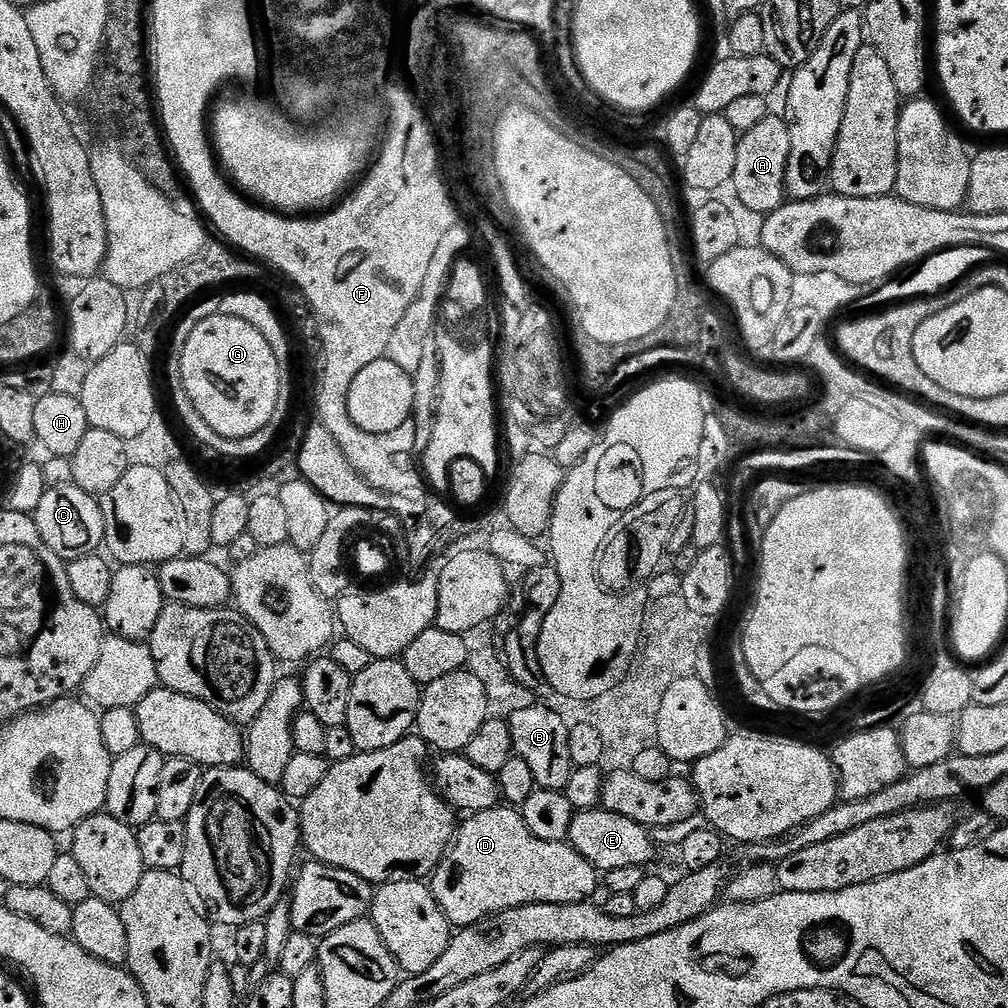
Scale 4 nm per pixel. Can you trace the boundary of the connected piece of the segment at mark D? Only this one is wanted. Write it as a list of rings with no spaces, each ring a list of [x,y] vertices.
[[[497,806],[473,812],[459,825],[452,847],[440,859],[440,865],[430,877],[430,887],[442,914],[446,914],[453,929],[477,927],[487,916],[499,917],[518,906],[538,902],[582,904],[593,899],[598,888],[598,869],[571,843],[562,840],[543,840],[530,834],[530,826],[512,806]]]

